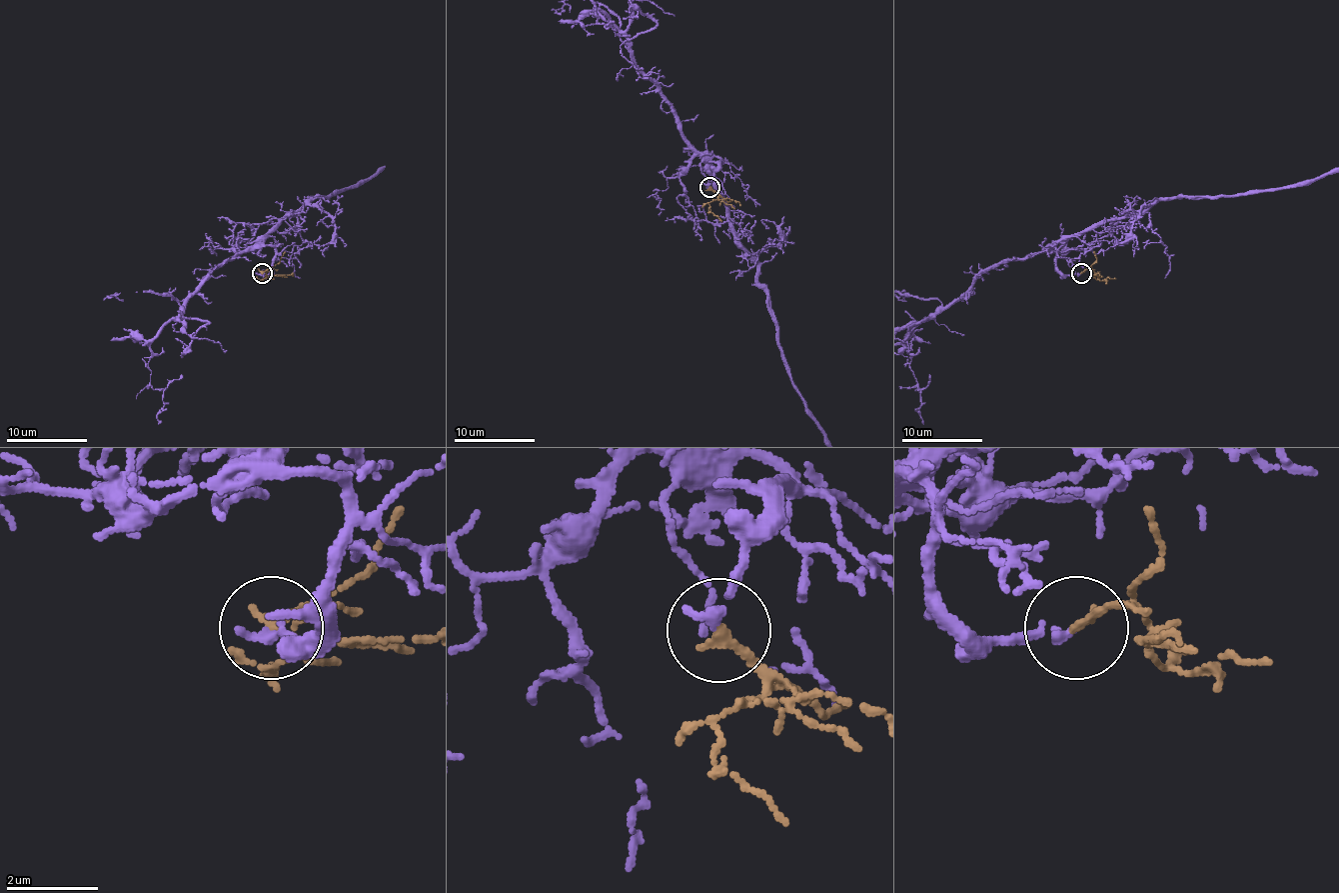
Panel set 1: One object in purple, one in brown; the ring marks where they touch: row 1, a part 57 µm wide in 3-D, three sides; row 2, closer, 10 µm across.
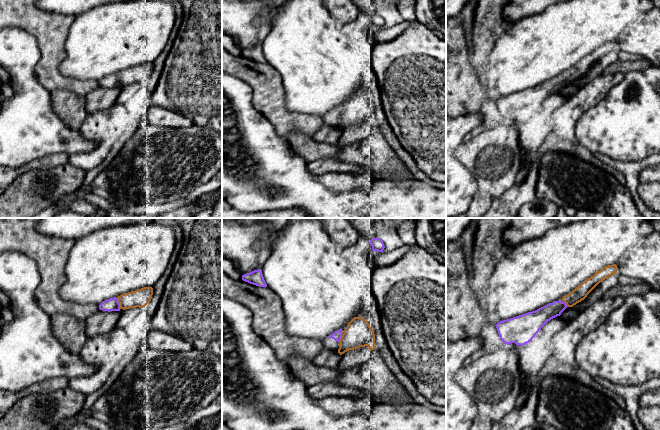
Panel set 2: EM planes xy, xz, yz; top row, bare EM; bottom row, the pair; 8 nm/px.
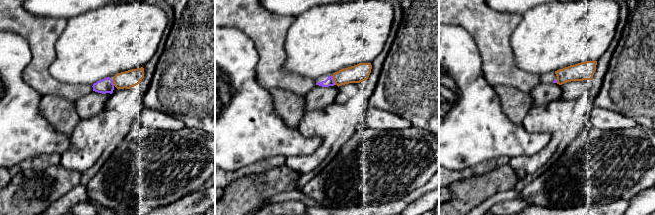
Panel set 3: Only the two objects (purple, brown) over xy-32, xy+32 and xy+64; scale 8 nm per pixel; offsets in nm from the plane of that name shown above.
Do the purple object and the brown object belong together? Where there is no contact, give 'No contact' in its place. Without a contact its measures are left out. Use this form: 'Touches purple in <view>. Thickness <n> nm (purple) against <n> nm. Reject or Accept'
Touches purple in xy. Thickness 110 nm (purple) against 150 nm. Accept

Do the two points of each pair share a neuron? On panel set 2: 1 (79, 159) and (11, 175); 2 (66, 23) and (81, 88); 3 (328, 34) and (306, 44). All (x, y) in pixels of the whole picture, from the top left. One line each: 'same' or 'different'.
1: different
2: same
3: same

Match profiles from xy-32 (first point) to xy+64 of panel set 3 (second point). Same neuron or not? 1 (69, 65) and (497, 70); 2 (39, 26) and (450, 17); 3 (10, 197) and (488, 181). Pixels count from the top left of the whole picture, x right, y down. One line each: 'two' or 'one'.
1: two
2: one
3: one

